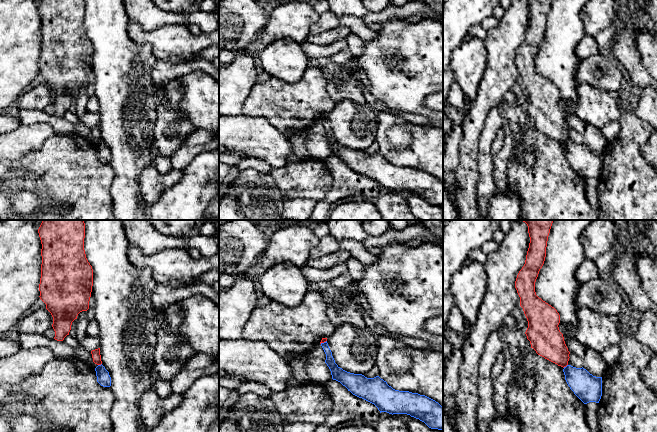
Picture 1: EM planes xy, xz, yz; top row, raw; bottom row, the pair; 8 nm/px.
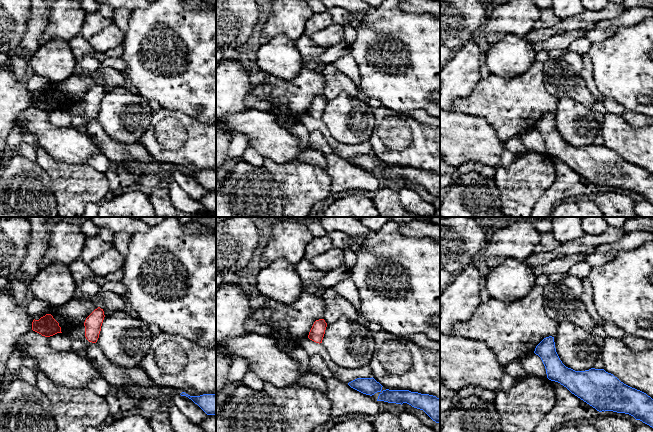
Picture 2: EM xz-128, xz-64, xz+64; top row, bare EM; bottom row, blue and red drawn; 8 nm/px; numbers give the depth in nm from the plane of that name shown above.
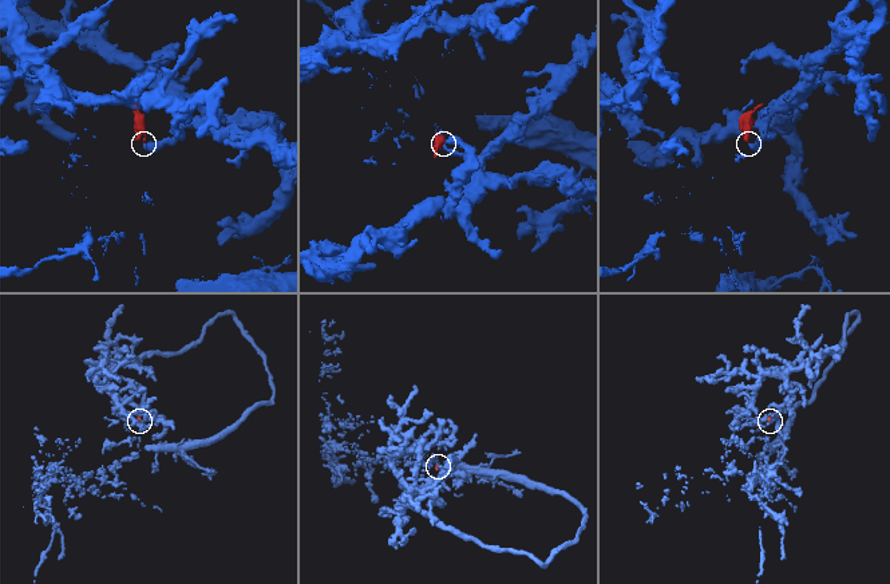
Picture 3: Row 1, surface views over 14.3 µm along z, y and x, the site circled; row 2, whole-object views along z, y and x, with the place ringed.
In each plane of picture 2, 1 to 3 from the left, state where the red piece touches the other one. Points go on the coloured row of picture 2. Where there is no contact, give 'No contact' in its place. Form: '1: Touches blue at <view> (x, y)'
1: No contact
2: No contact
3: No contact

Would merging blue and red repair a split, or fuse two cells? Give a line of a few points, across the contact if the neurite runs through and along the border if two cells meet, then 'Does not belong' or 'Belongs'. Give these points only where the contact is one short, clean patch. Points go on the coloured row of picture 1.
Line: yz (567, 364), (563, 367). Does not belong

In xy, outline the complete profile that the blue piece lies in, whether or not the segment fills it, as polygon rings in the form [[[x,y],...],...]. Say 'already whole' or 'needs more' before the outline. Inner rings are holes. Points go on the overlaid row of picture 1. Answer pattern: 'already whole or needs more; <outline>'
already whole; [[[101,364],[95,368],[97,382],[103,387],[111,386],[111,377],[109,372],[105,369],[105,367]]]

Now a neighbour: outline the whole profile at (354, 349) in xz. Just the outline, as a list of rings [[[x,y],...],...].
[[[342,323],[336,326],[327,343],[335,363],[347,372],[363,374],[376,364],[377,336],[366,328]]]

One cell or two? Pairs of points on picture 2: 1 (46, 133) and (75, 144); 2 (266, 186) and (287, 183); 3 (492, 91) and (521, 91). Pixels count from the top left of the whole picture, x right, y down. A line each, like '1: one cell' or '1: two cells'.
1: one cell
2: two cells
3: one cell

